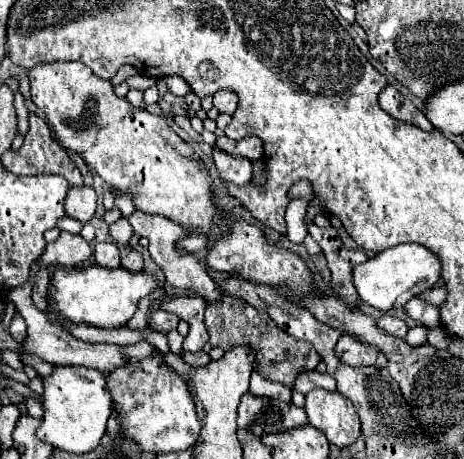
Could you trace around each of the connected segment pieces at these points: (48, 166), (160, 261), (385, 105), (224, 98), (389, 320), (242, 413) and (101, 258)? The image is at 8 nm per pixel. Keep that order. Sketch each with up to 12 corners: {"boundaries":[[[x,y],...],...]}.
{"boundaries":[[[29,115],[17,153],[5,153],[15,175],[55,173],[83,187],[79,169],[53,143],[47,123]],[[137,209],[127,217],[149,239],[151,259],[169,285],[219,301],[195,257],[173,247],[189,229]],[[393,85],[379,93],[379,105],[391,117],[425,131],[435,127]],[[233,91],[213,95],[213,107],[219,113],[233,113],[237,95]],[[383,315],[377,327],[389,335],[403,337],[407,333],[405,321]],[[249,393],[239,427],[261,437],[307,425],[303,407]],[[113,243],[95,245],[95,263],[119,267],[119,249]]]}

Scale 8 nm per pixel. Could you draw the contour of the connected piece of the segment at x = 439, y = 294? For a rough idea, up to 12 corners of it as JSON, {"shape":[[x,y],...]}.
{"shape":[[433,287],[417,295],[429,305],[441,305],[447,297],[447,289]]}

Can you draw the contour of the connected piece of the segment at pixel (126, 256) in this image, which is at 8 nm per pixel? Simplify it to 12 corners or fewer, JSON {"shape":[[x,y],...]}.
{"shape":[[121,247],[121,265],[139,273],[143,257],[131,247]]}

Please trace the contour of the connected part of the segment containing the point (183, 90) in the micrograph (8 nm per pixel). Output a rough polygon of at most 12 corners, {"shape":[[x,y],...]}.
{"shape":[[161,77],[173,95],[187,95],[191,89],[181,77]]}

